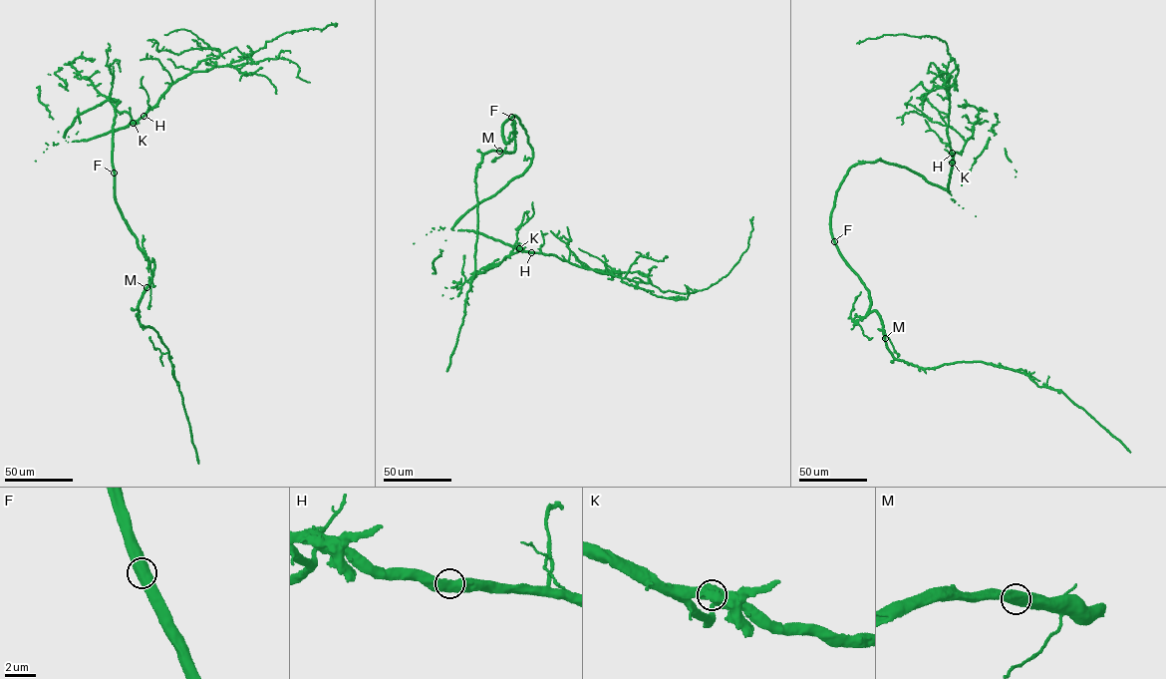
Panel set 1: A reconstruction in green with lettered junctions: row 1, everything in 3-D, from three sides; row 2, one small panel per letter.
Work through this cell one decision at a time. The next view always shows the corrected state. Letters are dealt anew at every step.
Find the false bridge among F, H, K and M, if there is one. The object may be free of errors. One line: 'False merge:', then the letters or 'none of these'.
False merge: none of these

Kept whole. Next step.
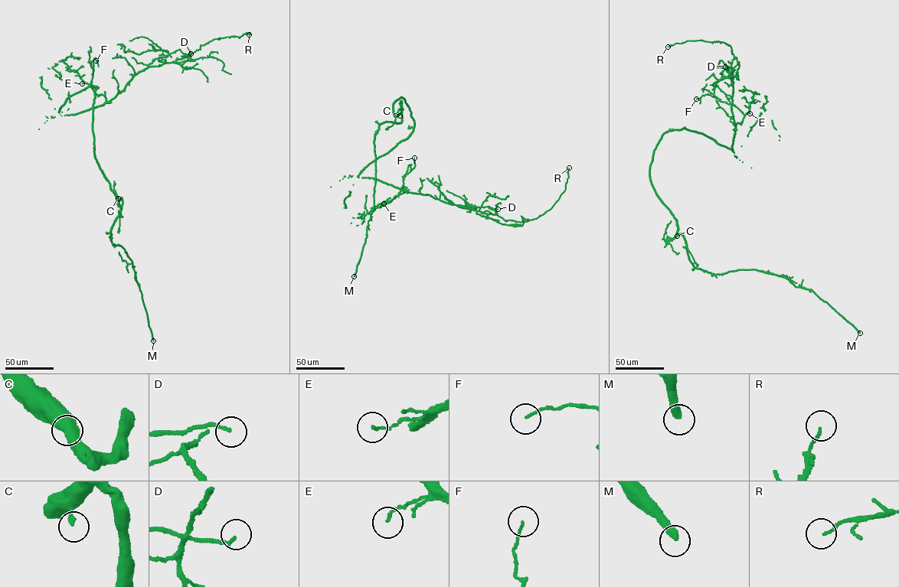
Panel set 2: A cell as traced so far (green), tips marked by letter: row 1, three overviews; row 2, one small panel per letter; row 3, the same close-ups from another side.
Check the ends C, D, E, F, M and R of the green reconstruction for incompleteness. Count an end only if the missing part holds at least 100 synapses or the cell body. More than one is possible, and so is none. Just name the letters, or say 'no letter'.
M

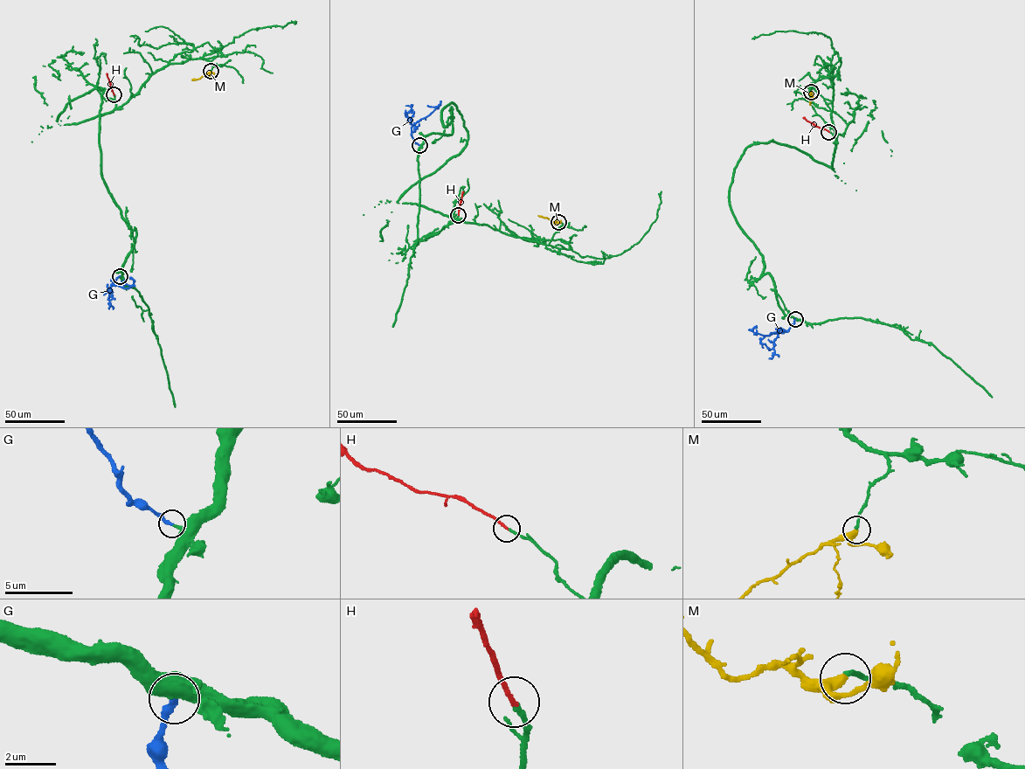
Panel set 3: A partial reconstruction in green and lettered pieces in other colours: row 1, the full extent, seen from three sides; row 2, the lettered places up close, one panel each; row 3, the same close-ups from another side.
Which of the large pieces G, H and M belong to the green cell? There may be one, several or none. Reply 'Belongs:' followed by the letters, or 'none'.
Belongs: G, H

